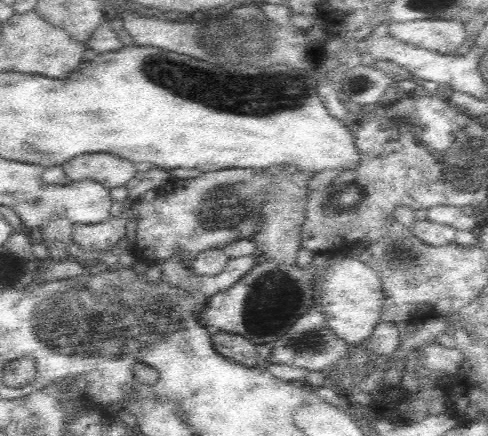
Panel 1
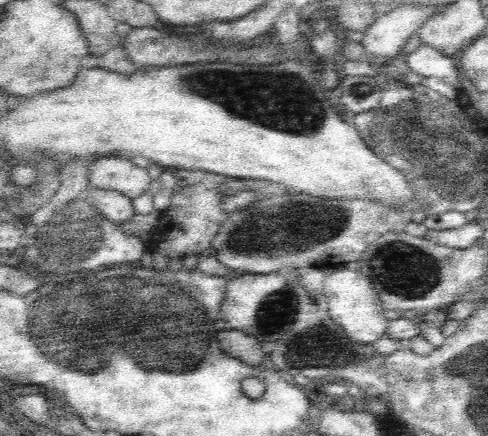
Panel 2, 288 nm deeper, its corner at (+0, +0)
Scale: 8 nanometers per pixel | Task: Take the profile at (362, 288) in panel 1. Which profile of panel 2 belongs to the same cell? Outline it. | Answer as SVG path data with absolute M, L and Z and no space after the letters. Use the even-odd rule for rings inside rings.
M336 266L332 274L326 276L324 296L328 298L328 312L332 320L346 330L350 340L362 344L374 344L386 336L390 320L386 318L378 290L372 286L370 278L362 270L348 270L346 266Z

